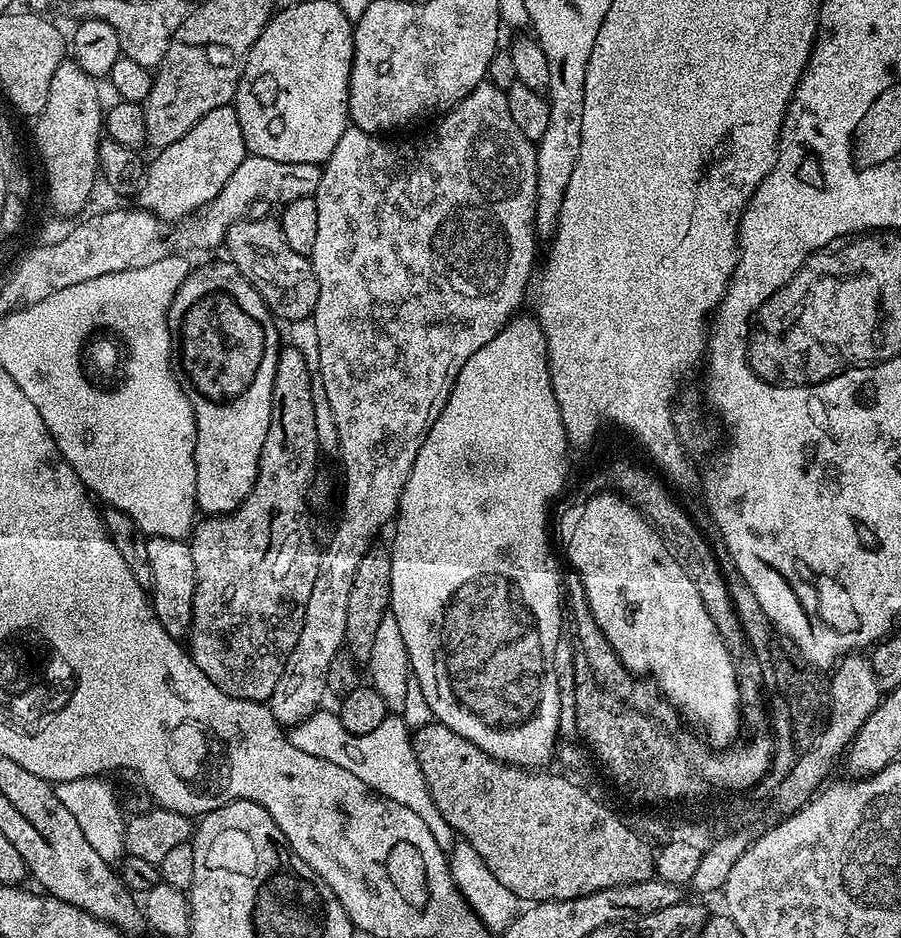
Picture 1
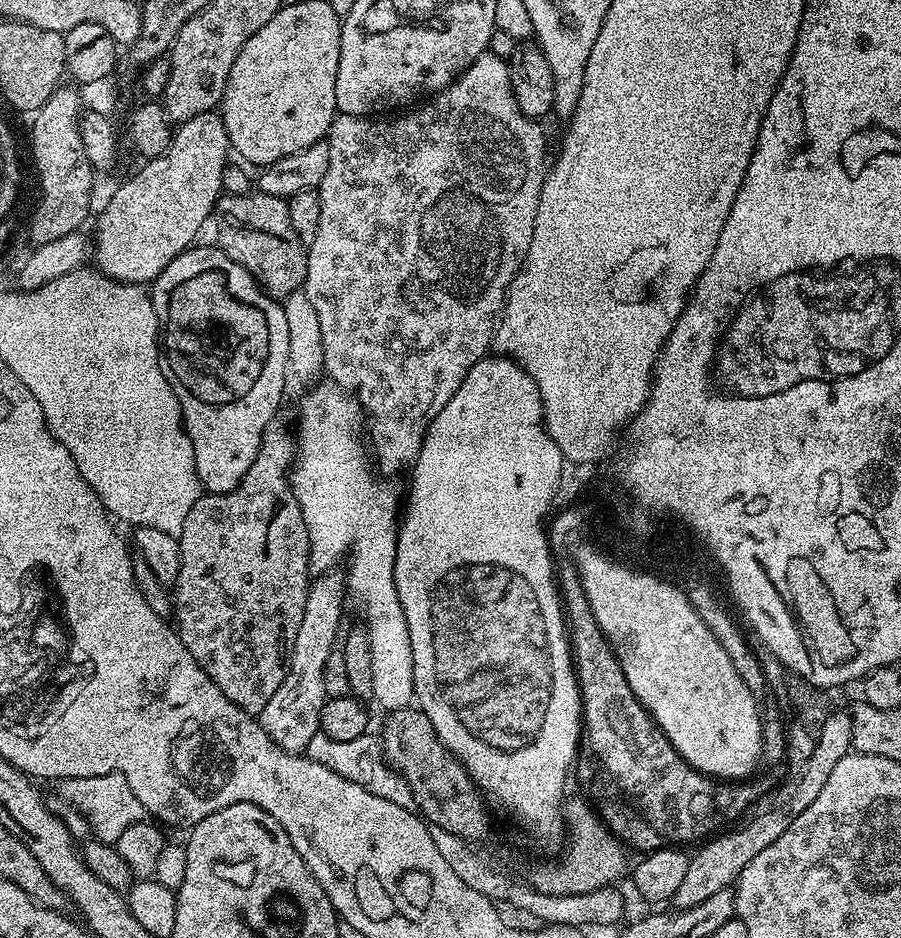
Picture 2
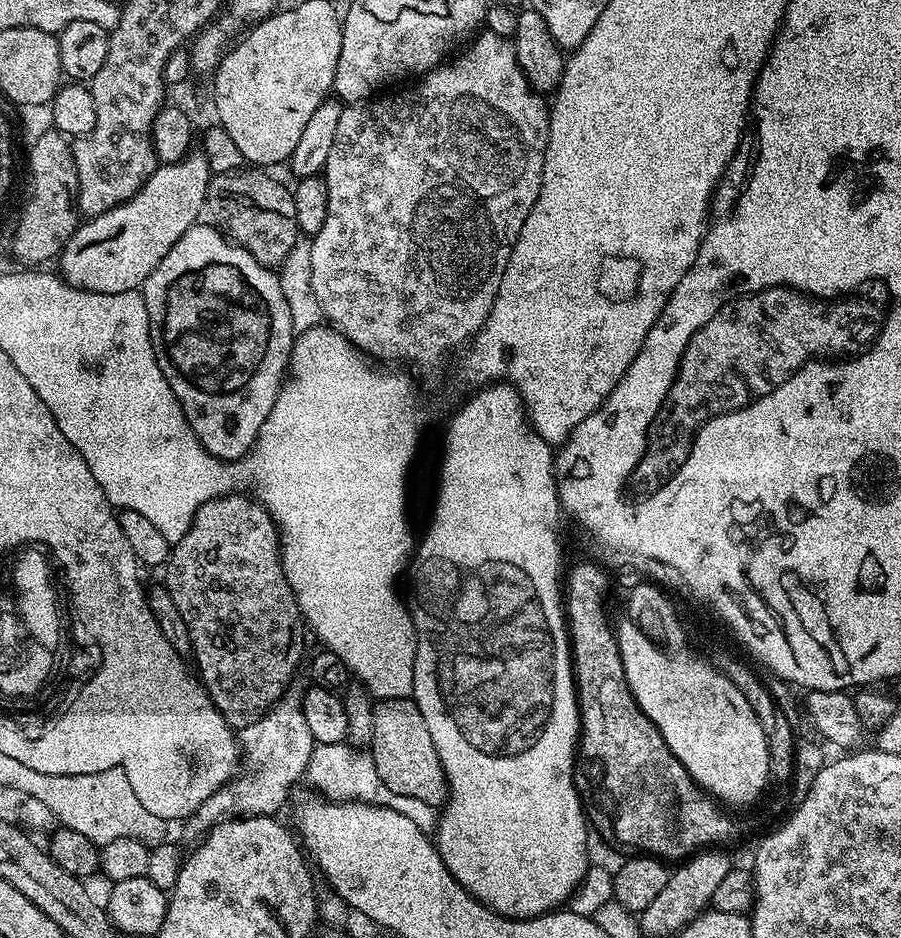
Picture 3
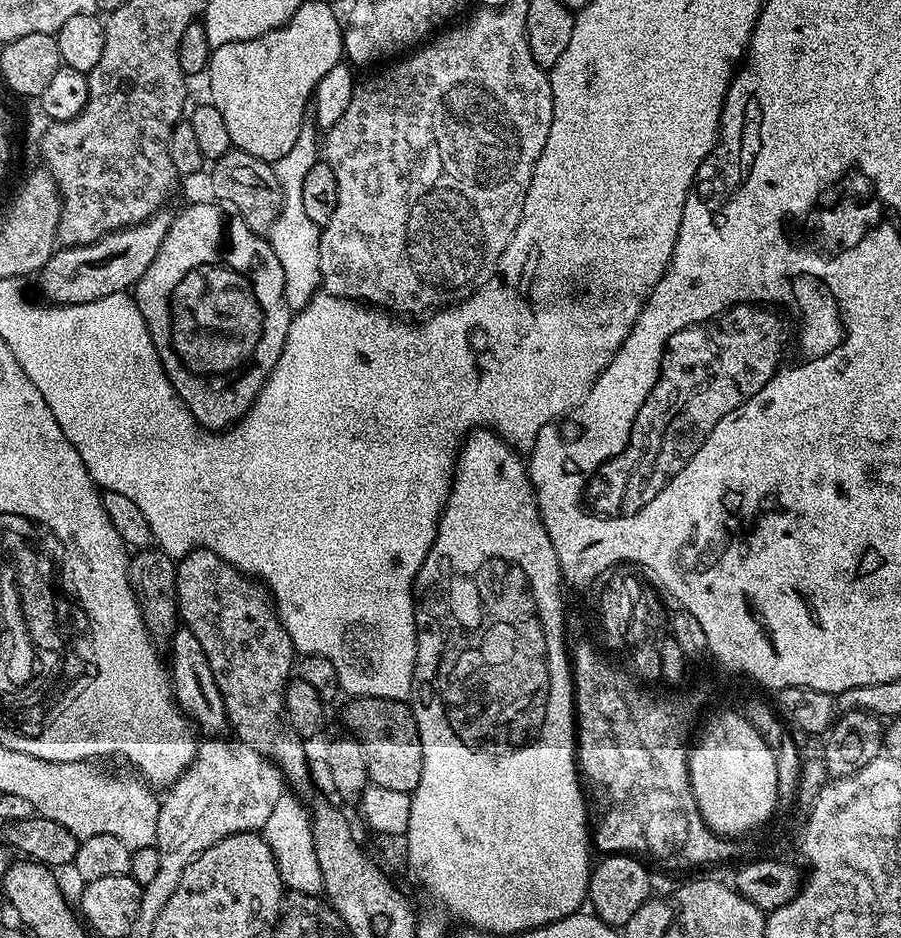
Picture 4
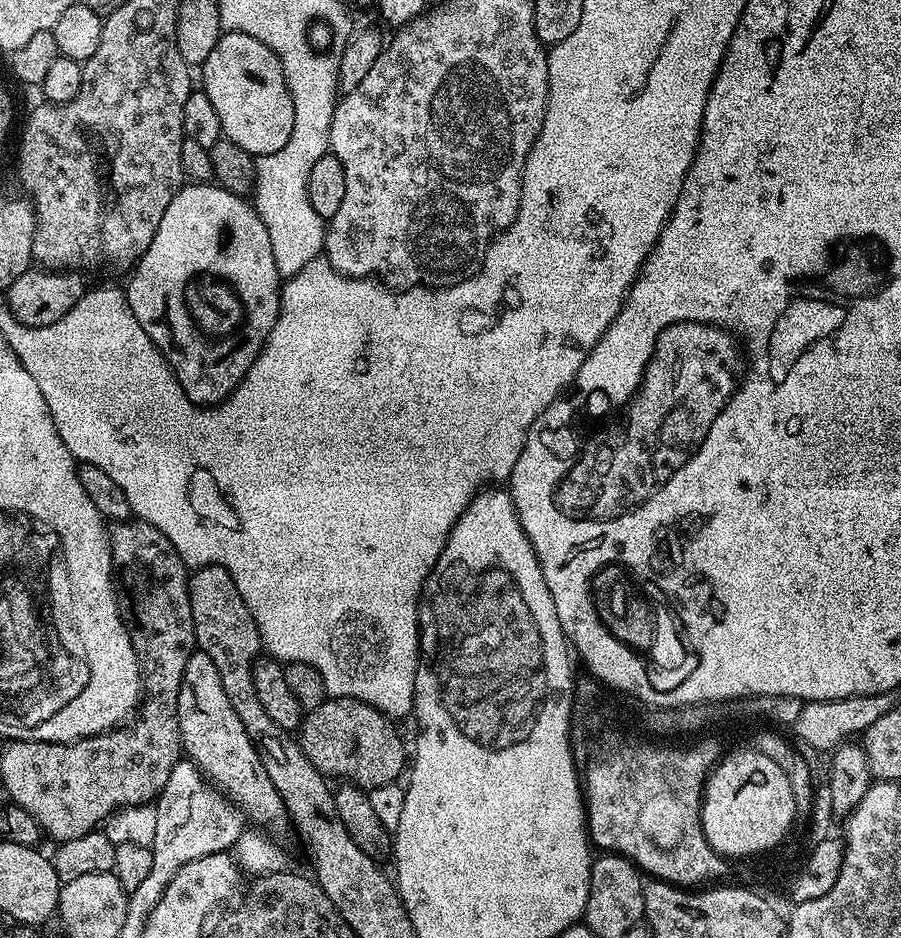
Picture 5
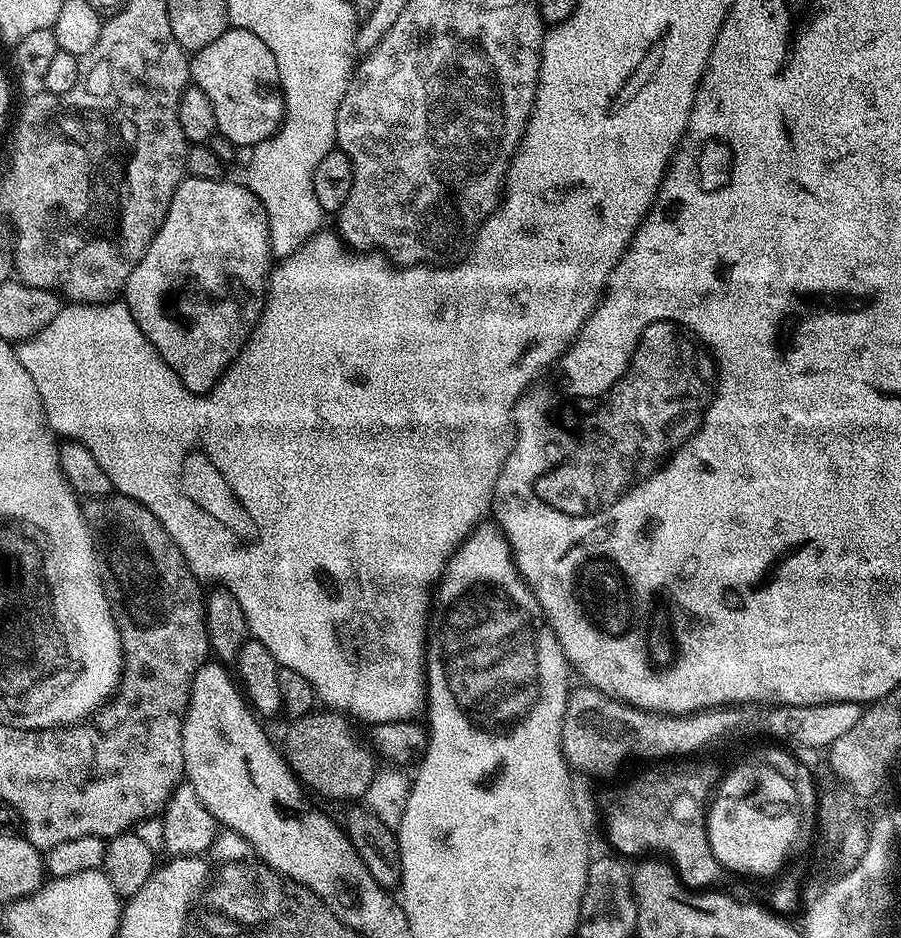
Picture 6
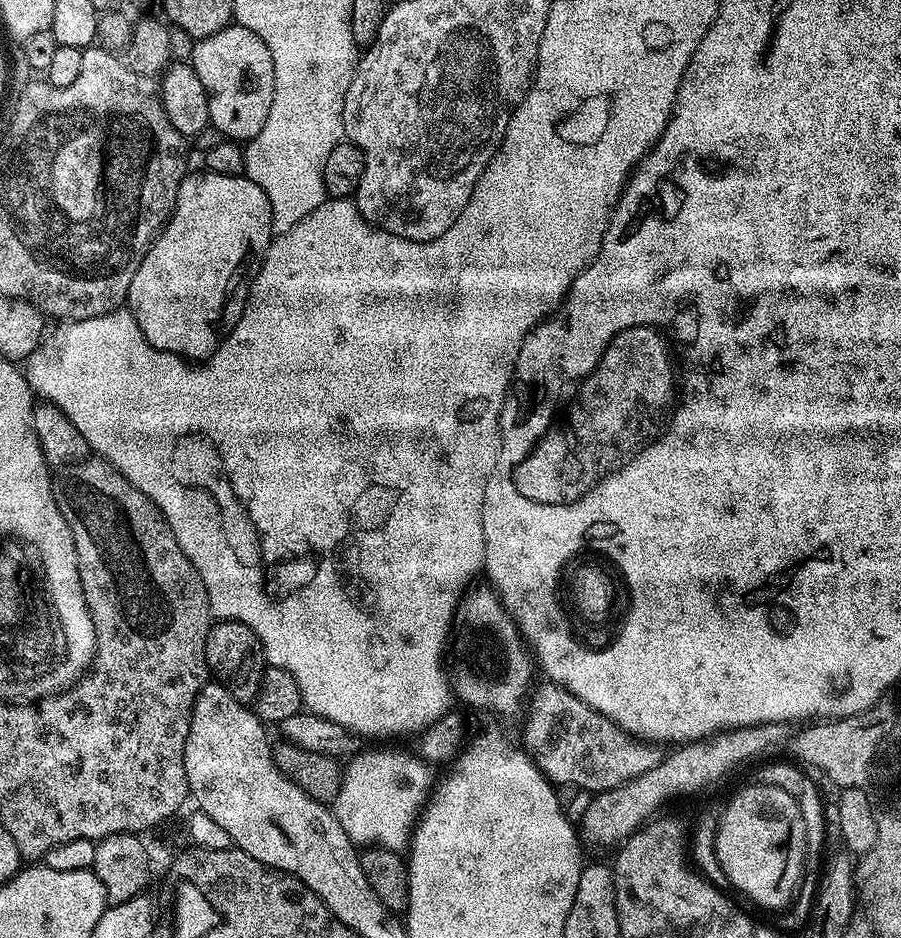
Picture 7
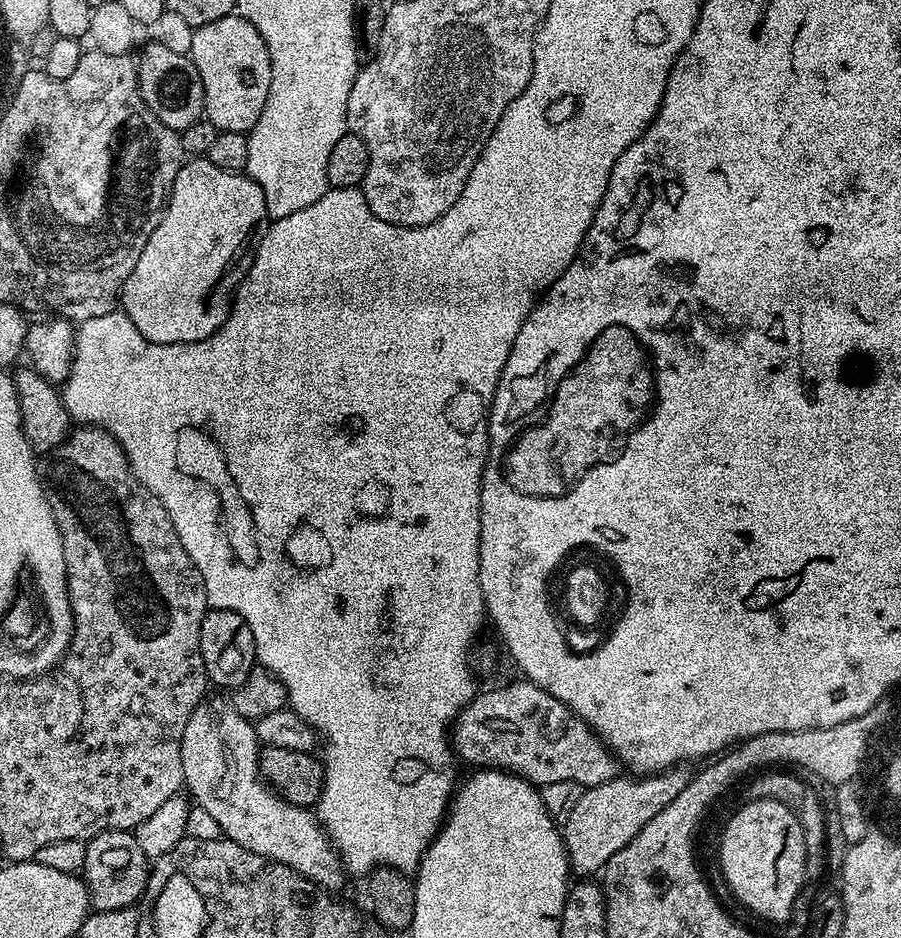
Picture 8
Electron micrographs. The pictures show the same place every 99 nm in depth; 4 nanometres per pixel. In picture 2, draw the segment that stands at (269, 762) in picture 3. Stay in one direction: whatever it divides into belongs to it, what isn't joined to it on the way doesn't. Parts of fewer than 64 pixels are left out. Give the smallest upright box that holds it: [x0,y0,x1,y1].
[258,570,346,753]

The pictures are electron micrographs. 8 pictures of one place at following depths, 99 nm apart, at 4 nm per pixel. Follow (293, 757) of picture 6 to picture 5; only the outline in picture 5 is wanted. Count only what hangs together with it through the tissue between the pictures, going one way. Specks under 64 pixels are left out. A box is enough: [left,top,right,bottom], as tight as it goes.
[298,696,405,790]

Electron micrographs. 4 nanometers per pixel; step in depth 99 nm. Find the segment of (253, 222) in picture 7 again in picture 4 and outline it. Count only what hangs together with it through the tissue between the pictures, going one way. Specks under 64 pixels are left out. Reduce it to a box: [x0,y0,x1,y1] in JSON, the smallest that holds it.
[134,203,293,430]

